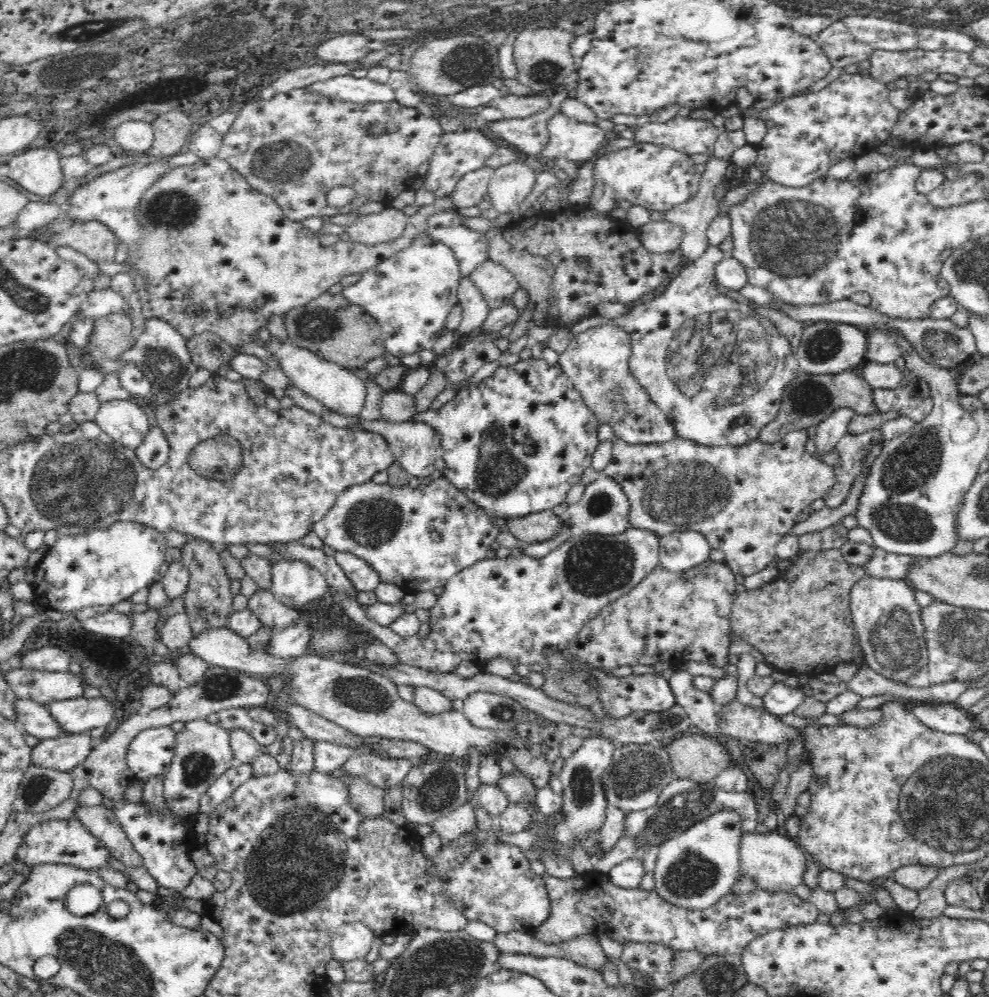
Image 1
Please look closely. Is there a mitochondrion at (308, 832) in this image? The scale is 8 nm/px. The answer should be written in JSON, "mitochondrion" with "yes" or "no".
{"mitochondrion":"yes"}

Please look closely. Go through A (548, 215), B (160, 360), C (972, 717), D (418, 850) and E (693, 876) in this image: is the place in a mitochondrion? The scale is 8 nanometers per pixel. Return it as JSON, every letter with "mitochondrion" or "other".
{"A":"other","B":"mitochondrion","C":"other","D":"other","E":"mitochondrion"}

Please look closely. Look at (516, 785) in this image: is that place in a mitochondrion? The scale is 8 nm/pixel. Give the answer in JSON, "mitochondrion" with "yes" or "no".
{"mitochondrion":"no"}

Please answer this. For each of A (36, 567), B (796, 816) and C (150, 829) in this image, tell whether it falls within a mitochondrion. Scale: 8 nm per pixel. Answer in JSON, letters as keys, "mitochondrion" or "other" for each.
{"A":"other","B":"other","C":"other"}

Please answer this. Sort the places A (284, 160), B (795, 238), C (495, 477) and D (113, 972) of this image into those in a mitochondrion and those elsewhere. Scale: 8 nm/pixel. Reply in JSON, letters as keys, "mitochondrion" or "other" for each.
{"A":"mitochondrion","B":"mitochondrion","C":"mitochondrion","D":"mitochondrion"}

